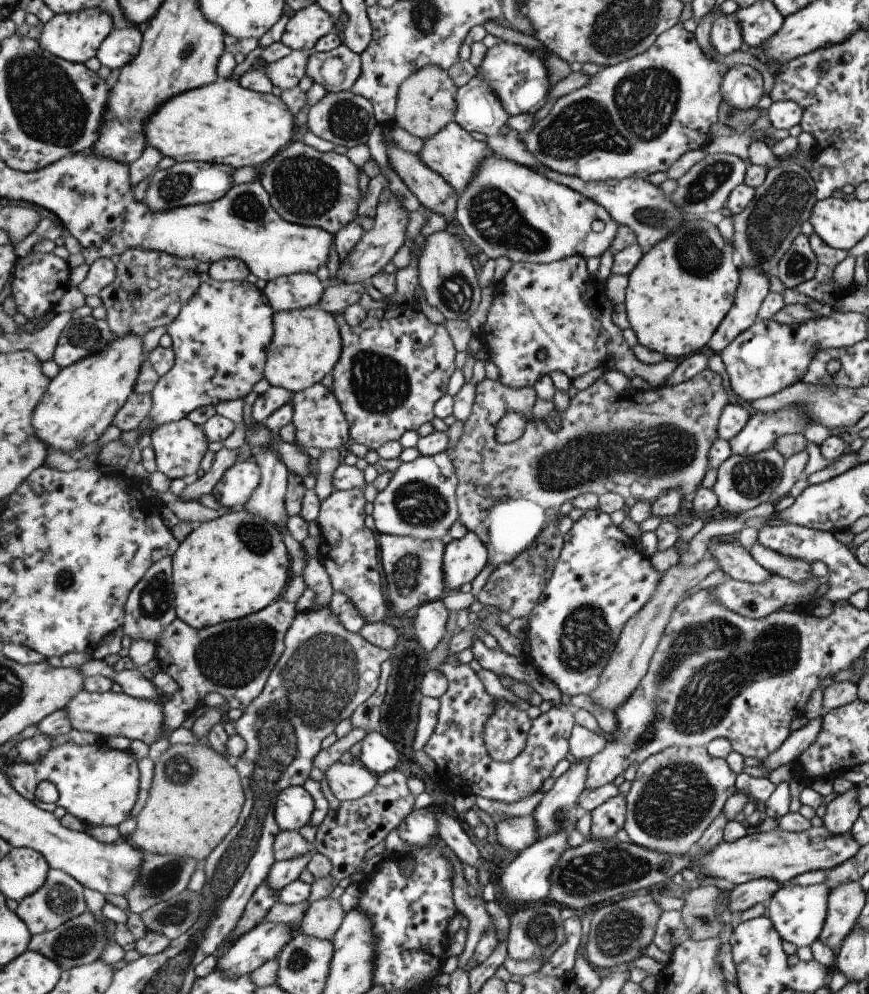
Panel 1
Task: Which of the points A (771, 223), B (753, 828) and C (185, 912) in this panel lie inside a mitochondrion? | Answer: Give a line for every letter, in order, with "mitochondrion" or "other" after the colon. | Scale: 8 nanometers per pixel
A: mitochondrion
B: other
C: mitochondrion

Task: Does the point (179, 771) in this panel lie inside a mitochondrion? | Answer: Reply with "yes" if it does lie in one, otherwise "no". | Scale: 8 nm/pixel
yes

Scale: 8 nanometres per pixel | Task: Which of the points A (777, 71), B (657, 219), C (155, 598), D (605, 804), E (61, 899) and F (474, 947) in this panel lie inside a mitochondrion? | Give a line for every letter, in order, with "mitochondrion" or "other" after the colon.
A: other
B: mitochondrion
C: mitochondrion
D: other
E: mitochondrion
F: other

